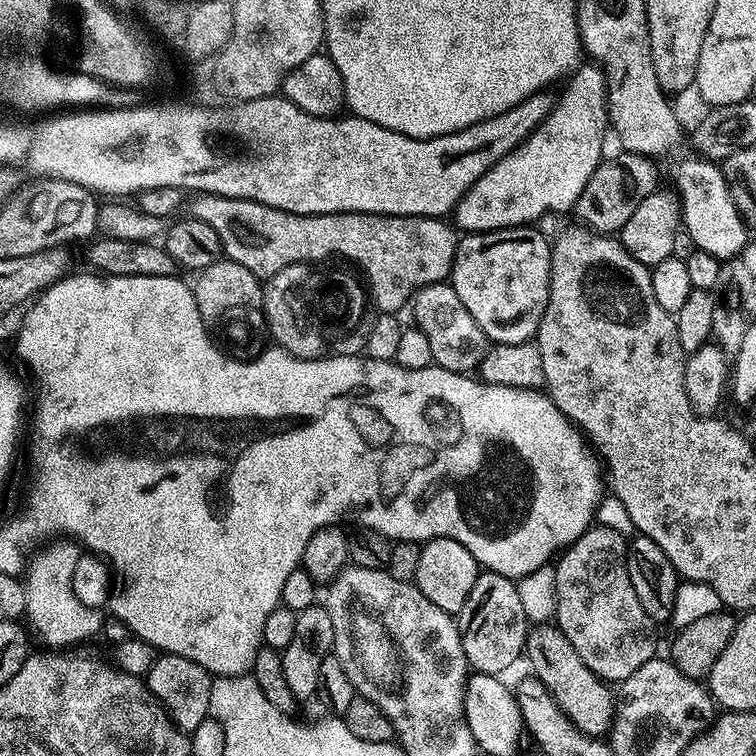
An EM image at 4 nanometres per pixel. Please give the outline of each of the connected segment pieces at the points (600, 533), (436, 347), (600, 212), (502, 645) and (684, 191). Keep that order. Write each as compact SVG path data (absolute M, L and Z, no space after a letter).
M593 526L555 563L555 623L572 643L578 658L605 682L630 678L656 652L657 625L642 610L628 573L629 541L618 530Z
M451 283L431 284L421 288L411 301L410 309L416 315L415 327L421 328L430 338L430 354L435 367L451 372L472 374L477 371L490 347L488 335L470 318L470 310L462 306L462 298L452 289Z
M617 151L617 156L609 155L600 161L597 169L590 176L585 189L582 190L574 209L575 215L580 215L585 225L593 232L616 234L630 214L642 206L646 198L650 198L652 192L657 191L656 164L657 161L650 156L643 156L637 152Z
M483 571L475 580L462 610L457 613L463 652L469 667L479 675L503 675L525 651L530 622L526 619L516 585L511 577Z
M695 158L688 160L676 172L675 191L680 198L682 228L693 240L695 247L712 254L721 262L737 256L744 245L749 243L750 232L738 214L730 198L728 183L719 163Z

